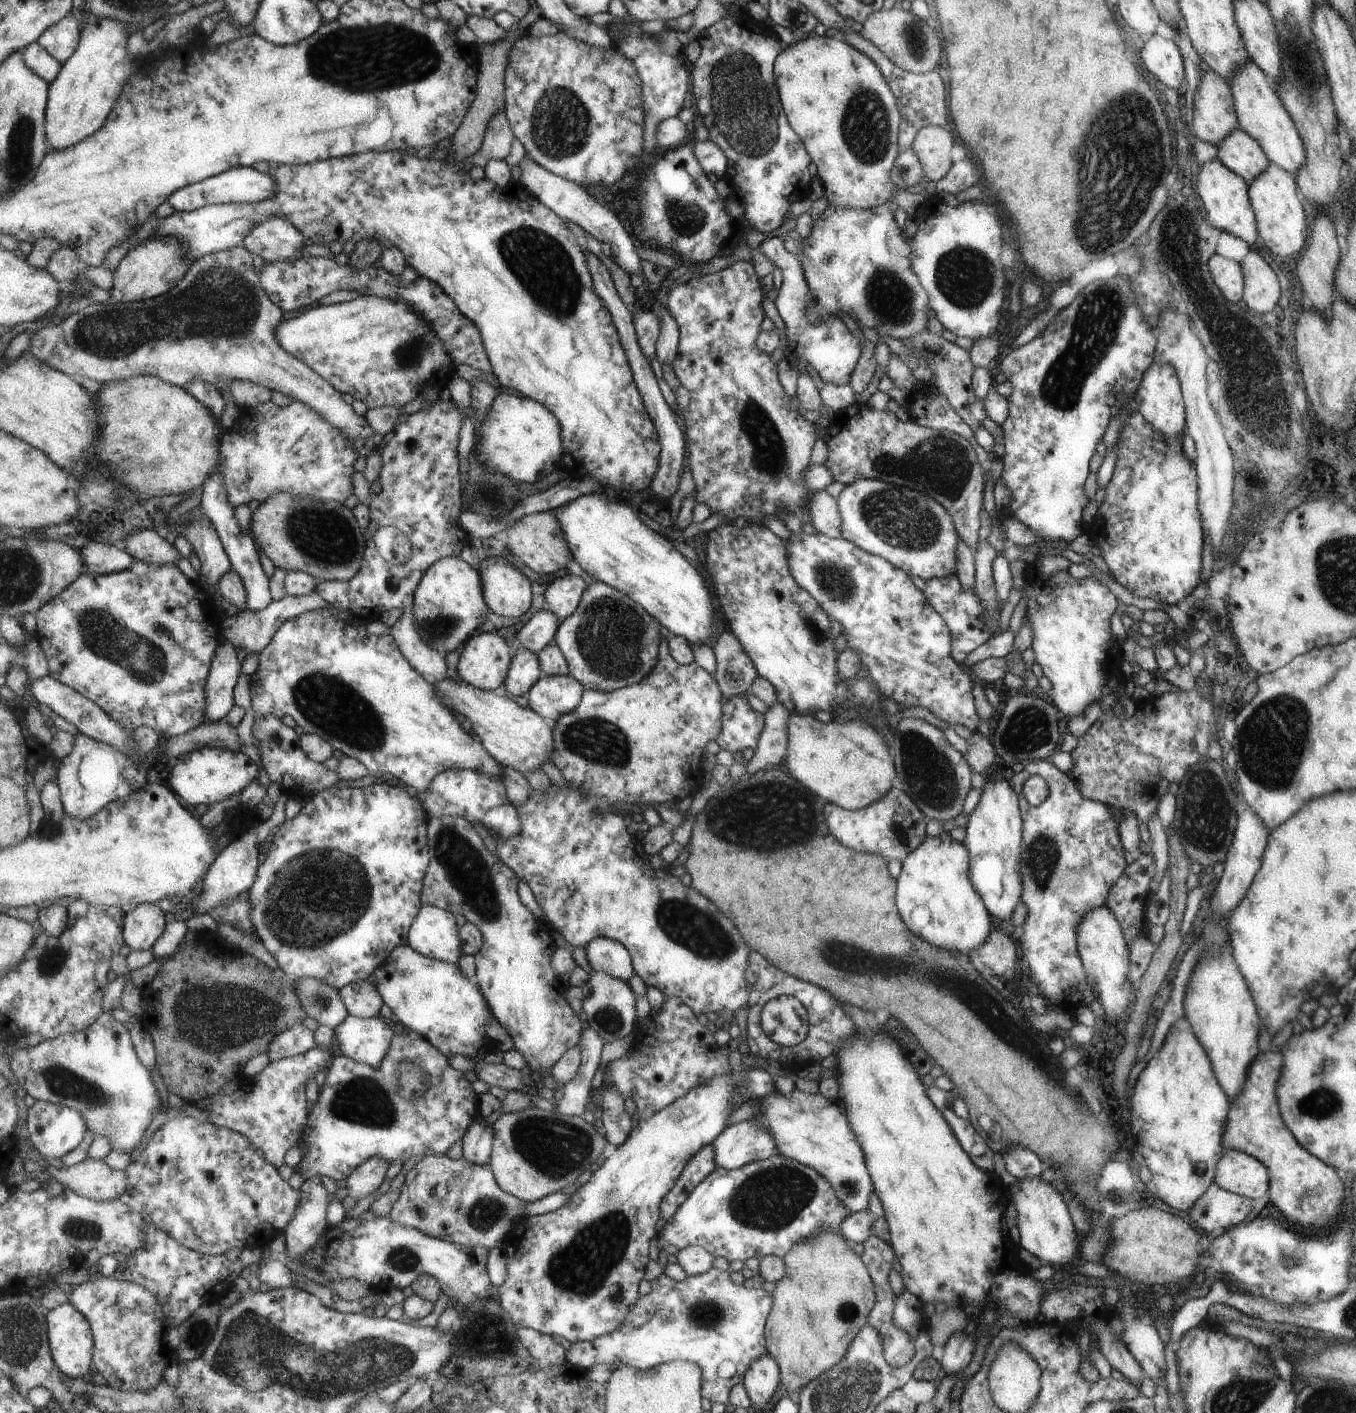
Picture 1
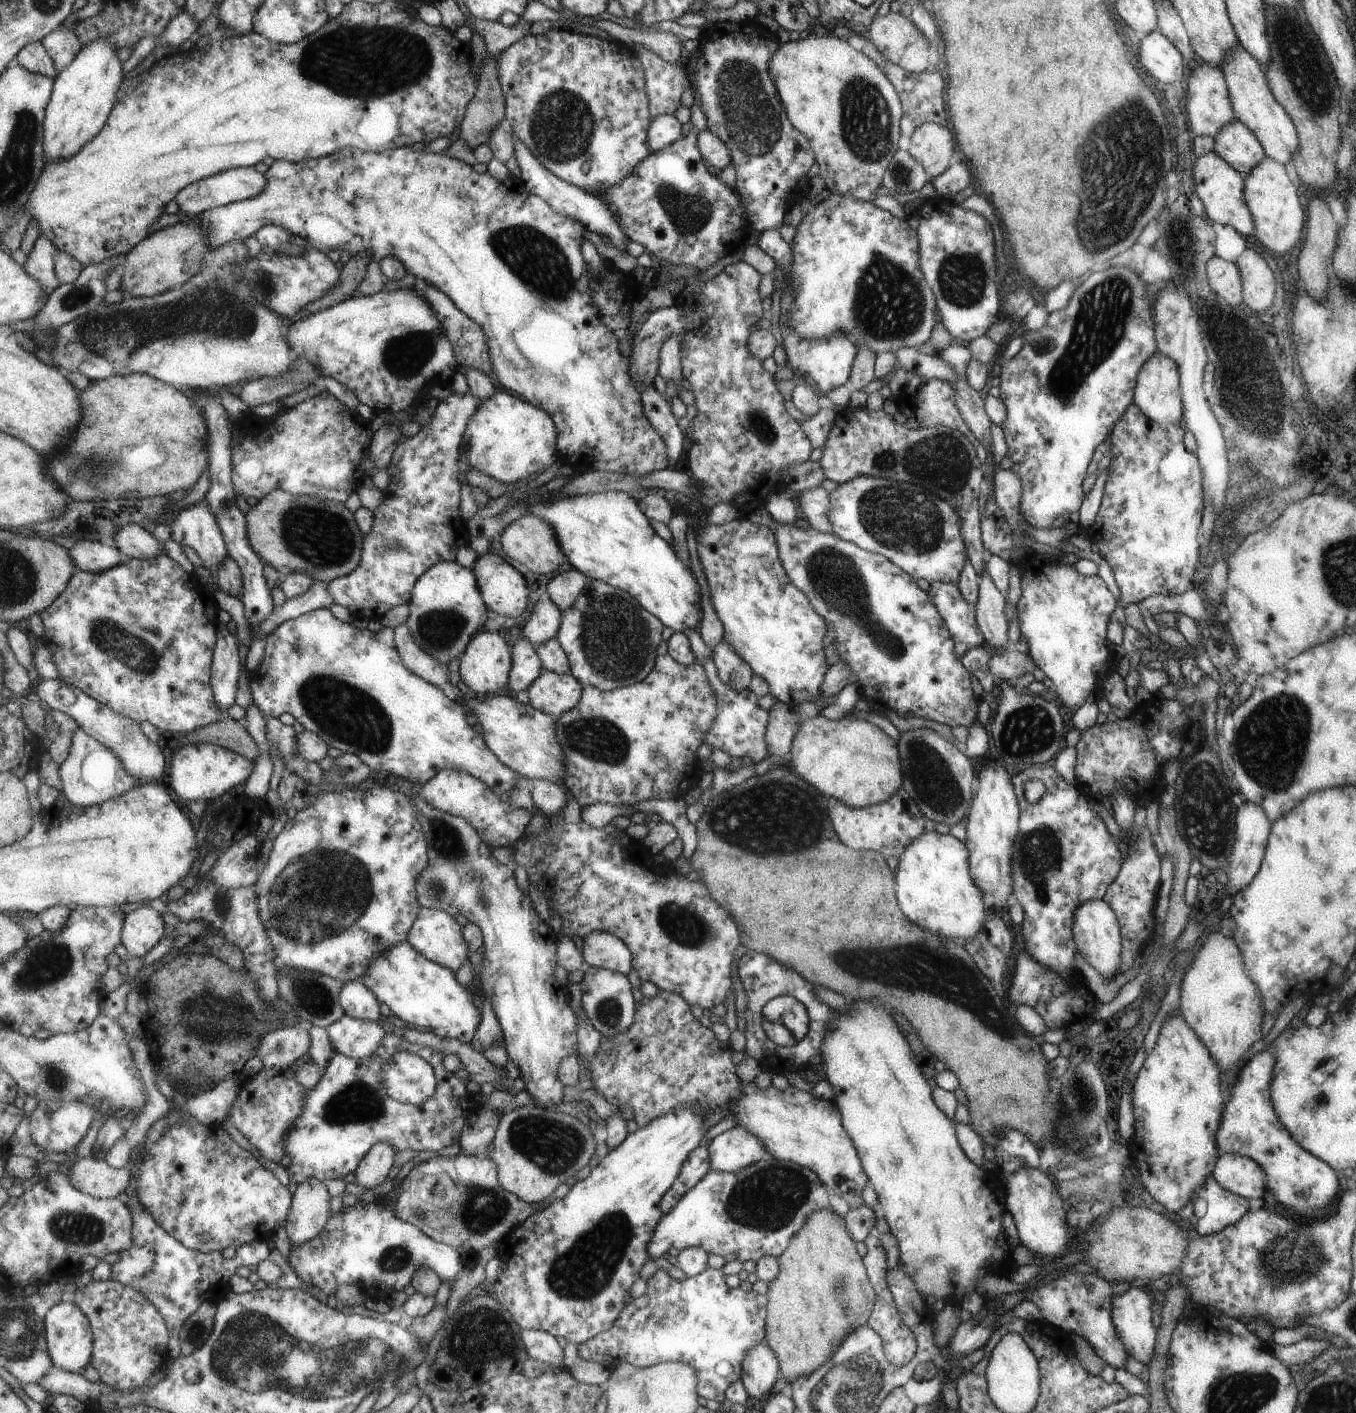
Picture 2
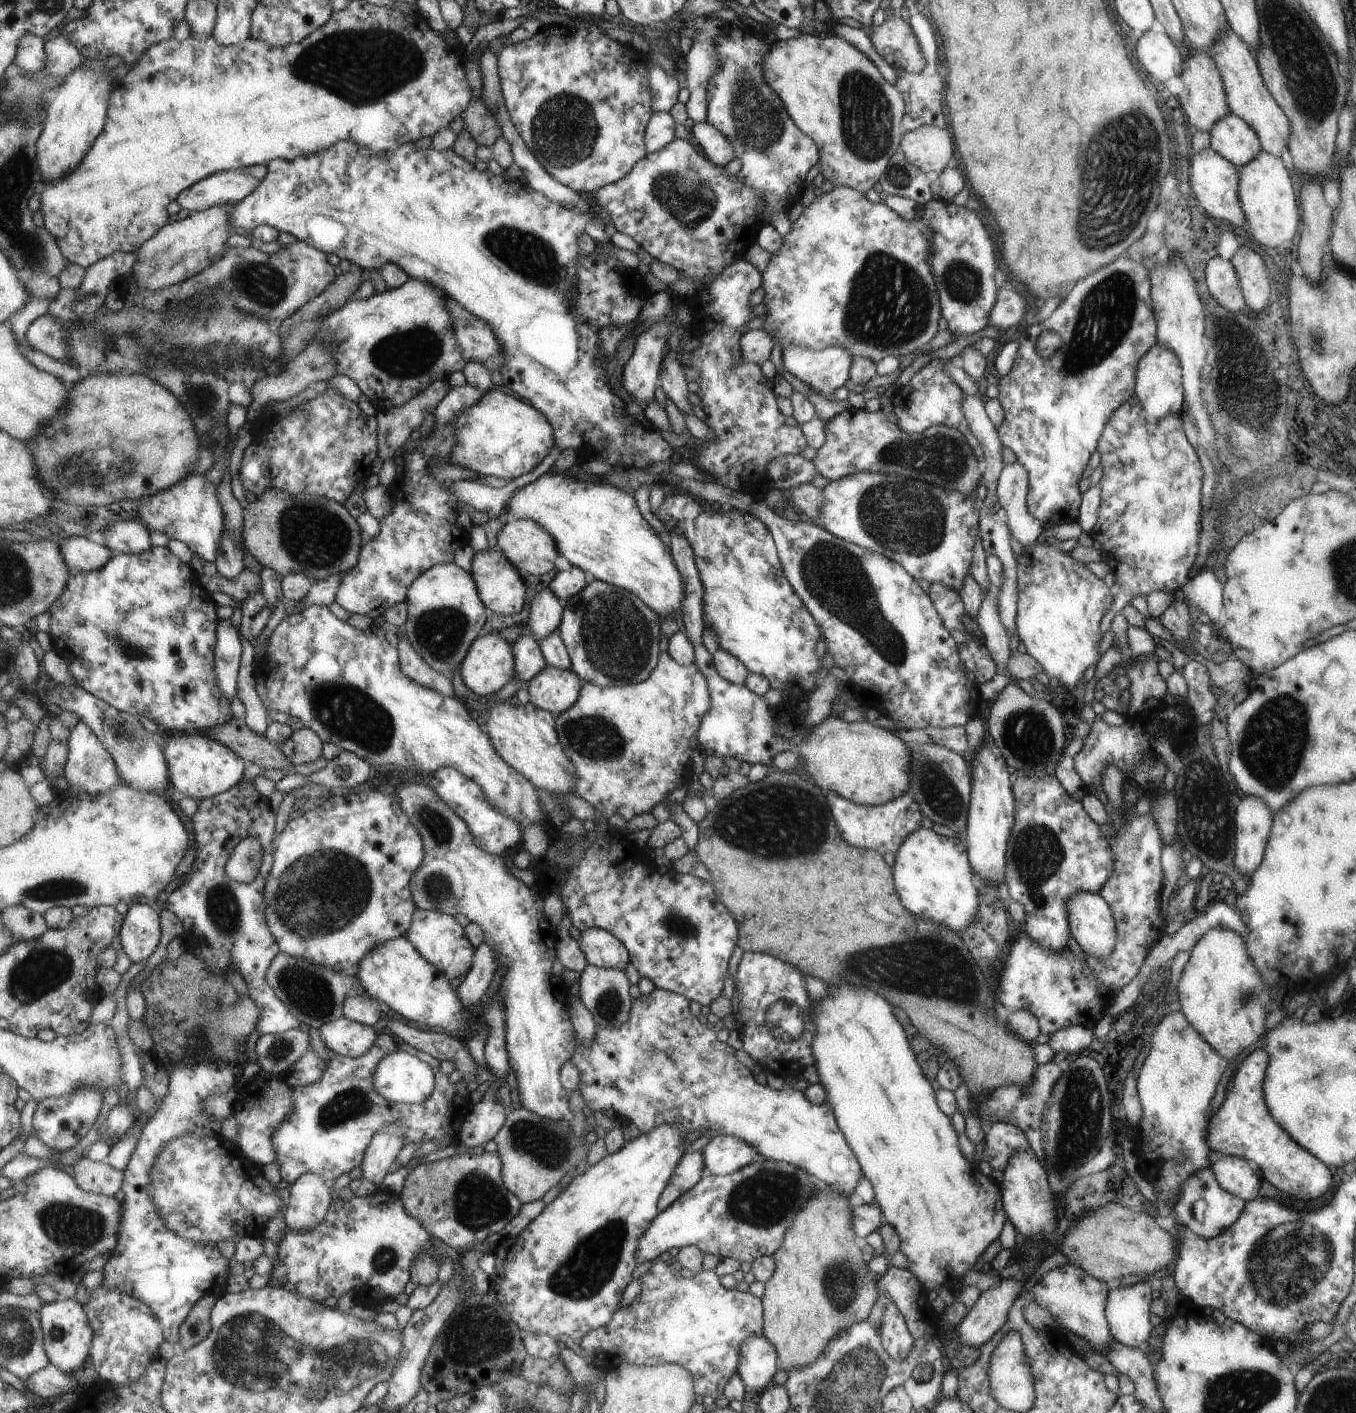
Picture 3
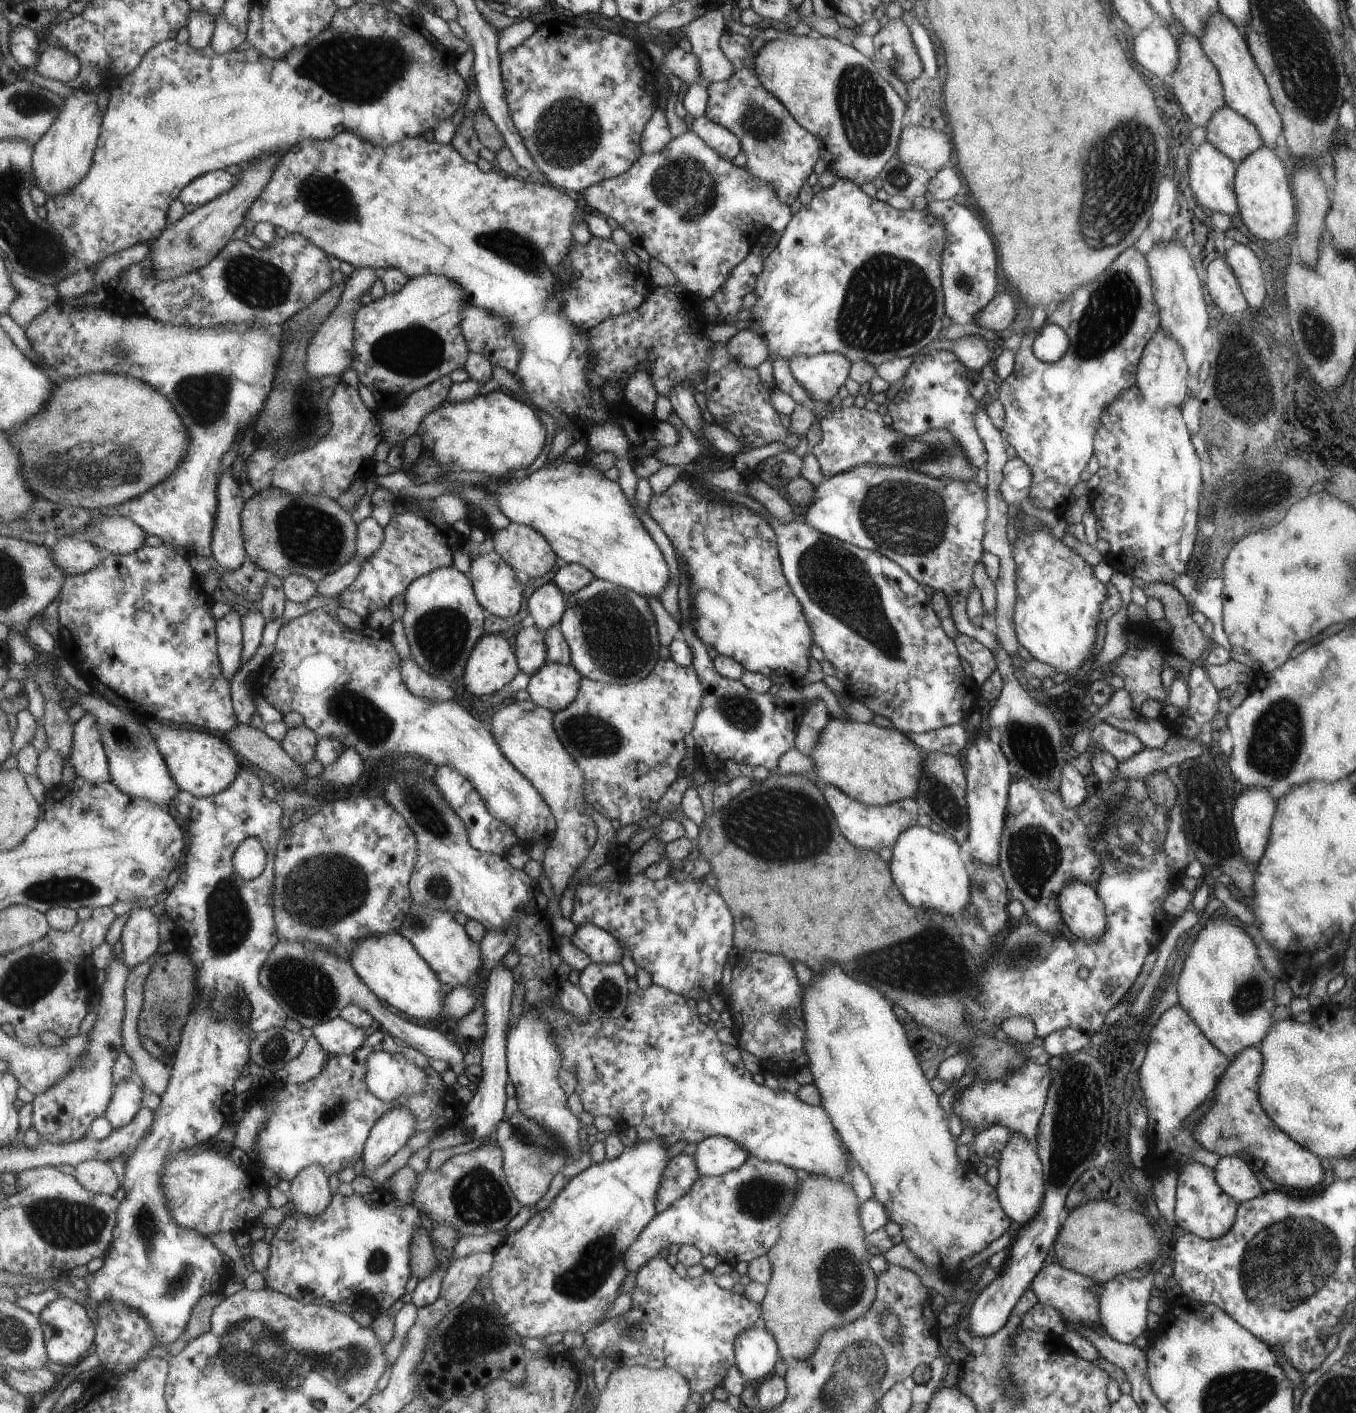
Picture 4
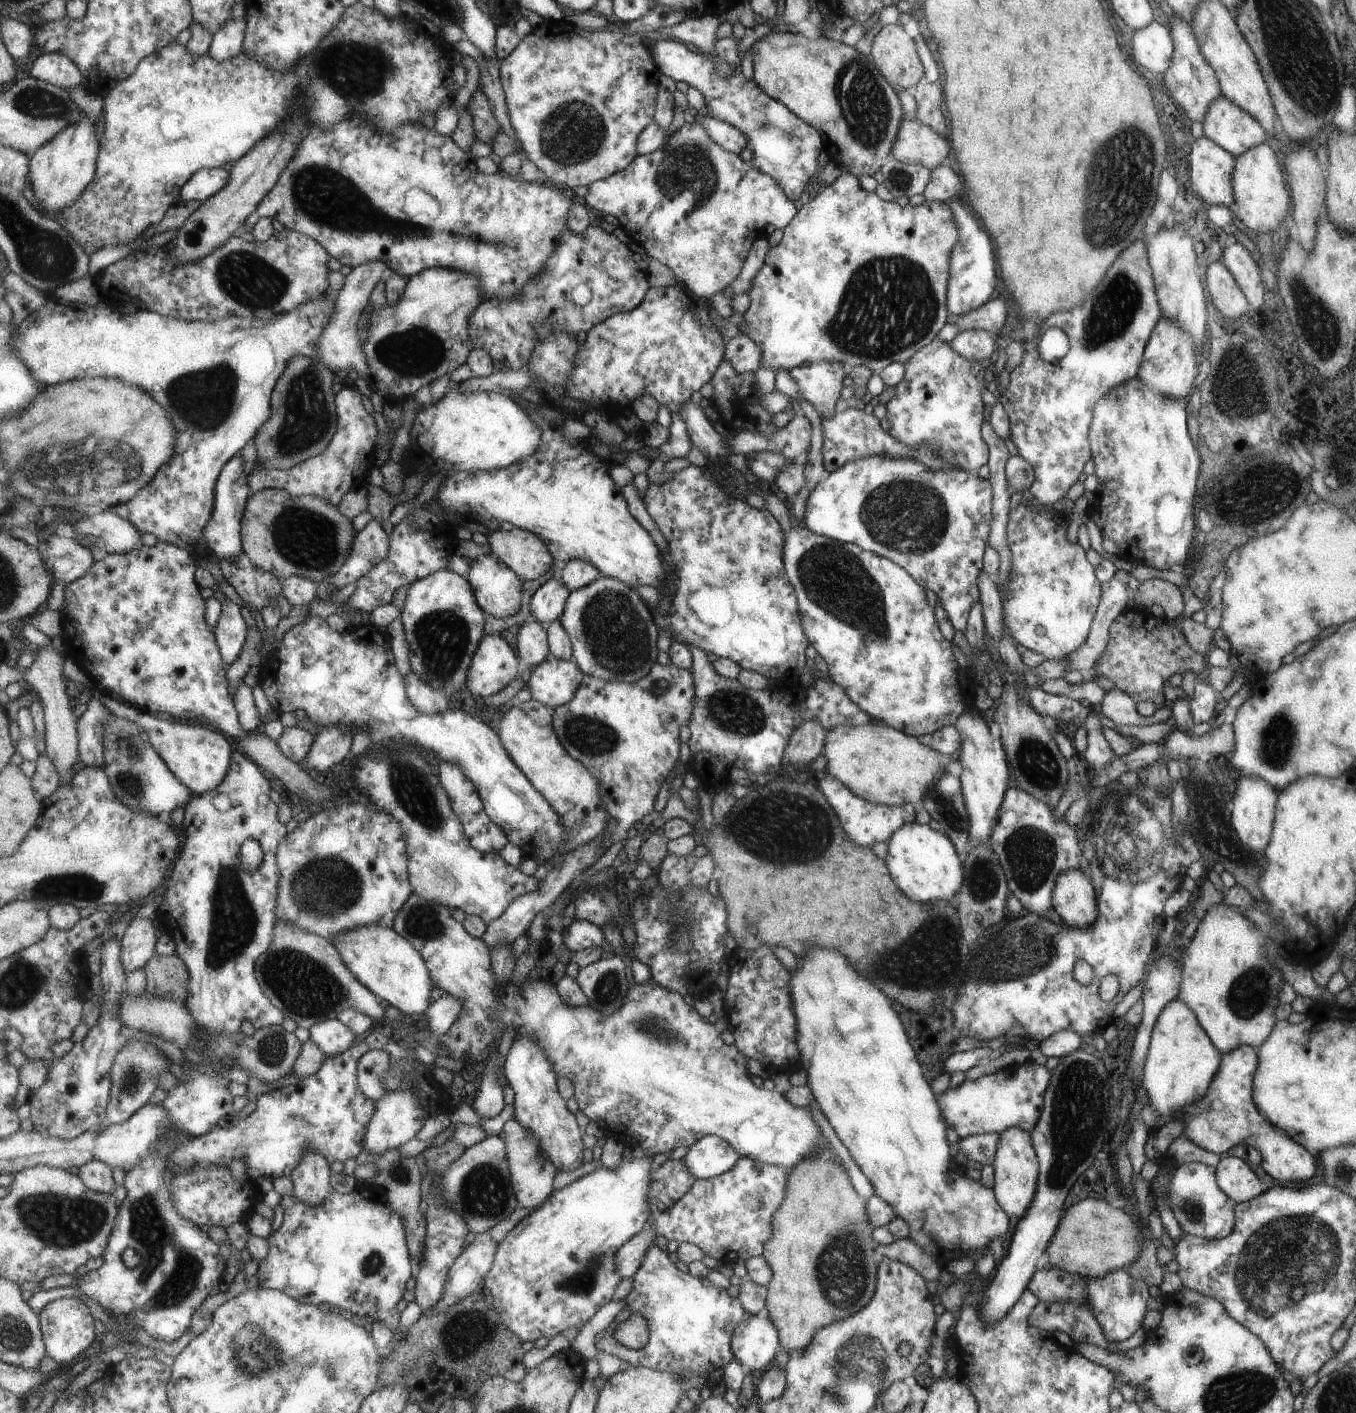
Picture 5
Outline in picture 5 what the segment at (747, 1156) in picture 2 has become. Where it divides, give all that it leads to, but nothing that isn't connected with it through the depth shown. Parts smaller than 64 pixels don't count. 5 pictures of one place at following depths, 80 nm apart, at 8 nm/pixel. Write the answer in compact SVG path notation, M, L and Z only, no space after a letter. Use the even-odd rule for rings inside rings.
M706 1134L688 1147L682 1161L695 1179L708 1179L728 1171L739 1157L727 1141Z

